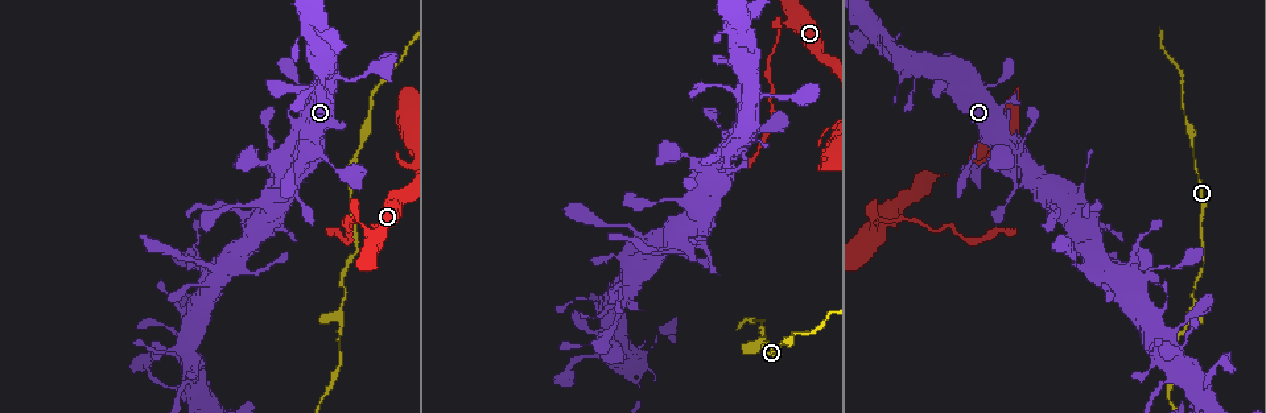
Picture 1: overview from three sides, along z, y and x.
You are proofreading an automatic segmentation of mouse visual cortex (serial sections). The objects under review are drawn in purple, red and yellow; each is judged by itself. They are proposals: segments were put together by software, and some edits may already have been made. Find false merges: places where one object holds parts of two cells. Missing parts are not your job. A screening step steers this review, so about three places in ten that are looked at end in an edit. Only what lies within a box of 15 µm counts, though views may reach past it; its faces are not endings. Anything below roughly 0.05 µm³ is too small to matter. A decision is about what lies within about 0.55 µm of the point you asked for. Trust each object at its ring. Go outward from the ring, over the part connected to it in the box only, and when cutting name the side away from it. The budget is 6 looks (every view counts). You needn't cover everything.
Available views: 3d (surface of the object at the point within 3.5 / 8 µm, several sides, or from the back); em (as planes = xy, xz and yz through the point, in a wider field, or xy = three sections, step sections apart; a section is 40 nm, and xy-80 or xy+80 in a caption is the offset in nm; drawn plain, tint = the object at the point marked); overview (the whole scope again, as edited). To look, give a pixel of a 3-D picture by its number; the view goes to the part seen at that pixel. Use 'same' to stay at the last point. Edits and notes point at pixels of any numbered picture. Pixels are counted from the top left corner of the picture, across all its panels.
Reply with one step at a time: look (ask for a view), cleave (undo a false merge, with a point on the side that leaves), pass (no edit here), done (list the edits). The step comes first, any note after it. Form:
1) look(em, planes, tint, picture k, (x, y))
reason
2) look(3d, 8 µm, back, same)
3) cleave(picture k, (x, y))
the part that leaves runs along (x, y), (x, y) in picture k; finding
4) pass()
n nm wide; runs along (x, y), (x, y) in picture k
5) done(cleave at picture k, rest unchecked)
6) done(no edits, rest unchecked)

look(3d, 8 µm, back, picture 1, (282, 155))
thin neck

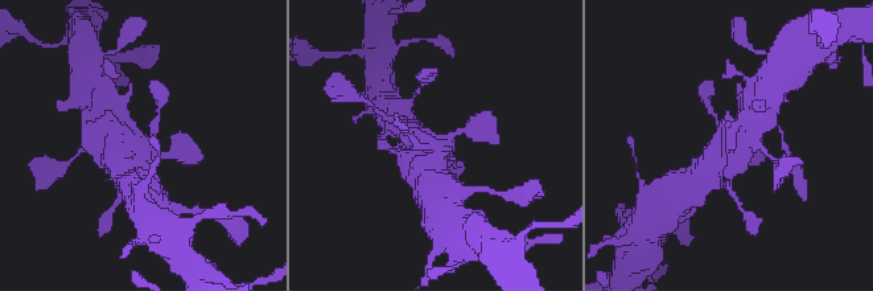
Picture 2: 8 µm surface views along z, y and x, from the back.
look(em, xy, step 2, tint, picture 2, (139, 149))
need the tissue

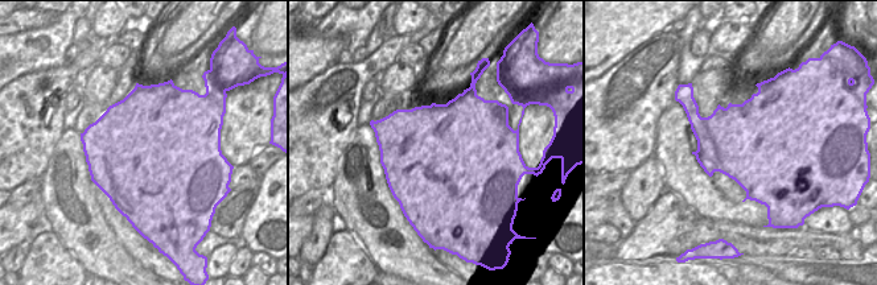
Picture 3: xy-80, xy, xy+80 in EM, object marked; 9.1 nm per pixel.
pass()
runs along (749, 126), (701, 177) in picture 2; one cell here

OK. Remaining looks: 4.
look(3d, 3.5 µm, picture 1, (353, 215))
a fork

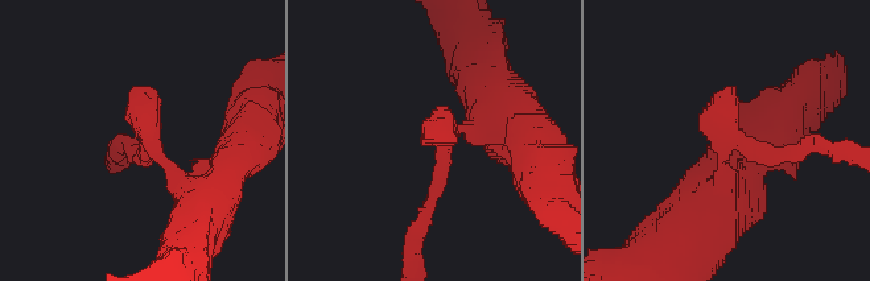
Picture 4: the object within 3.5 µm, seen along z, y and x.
look(em, xy, step 5, tint, picture 4, (149, 140))

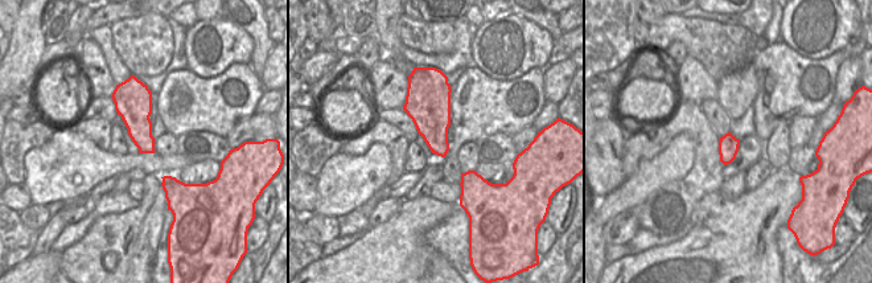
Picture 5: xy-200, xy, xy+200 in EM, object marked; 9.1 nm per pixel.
look(em, xy, step 1, tint, same)
another direction

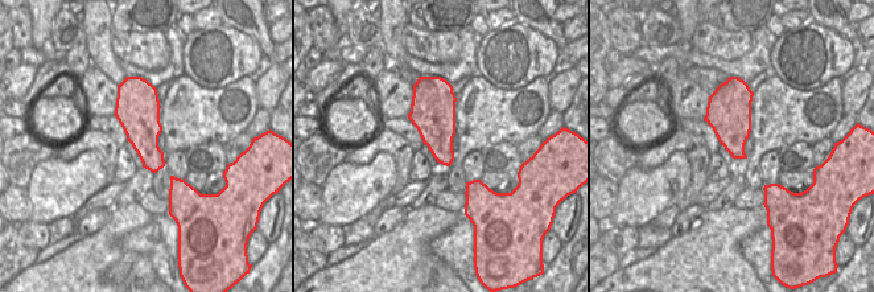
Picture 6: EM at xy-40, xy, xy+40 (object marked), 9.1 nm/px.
cleave(picture 4, (139, 122))
the part that leaves runs along (160, 157), (123, 144) in picture 4; a second cell is stuck on

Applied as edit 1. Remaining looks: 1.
done(cleave at picture 4, rest unchecked)

